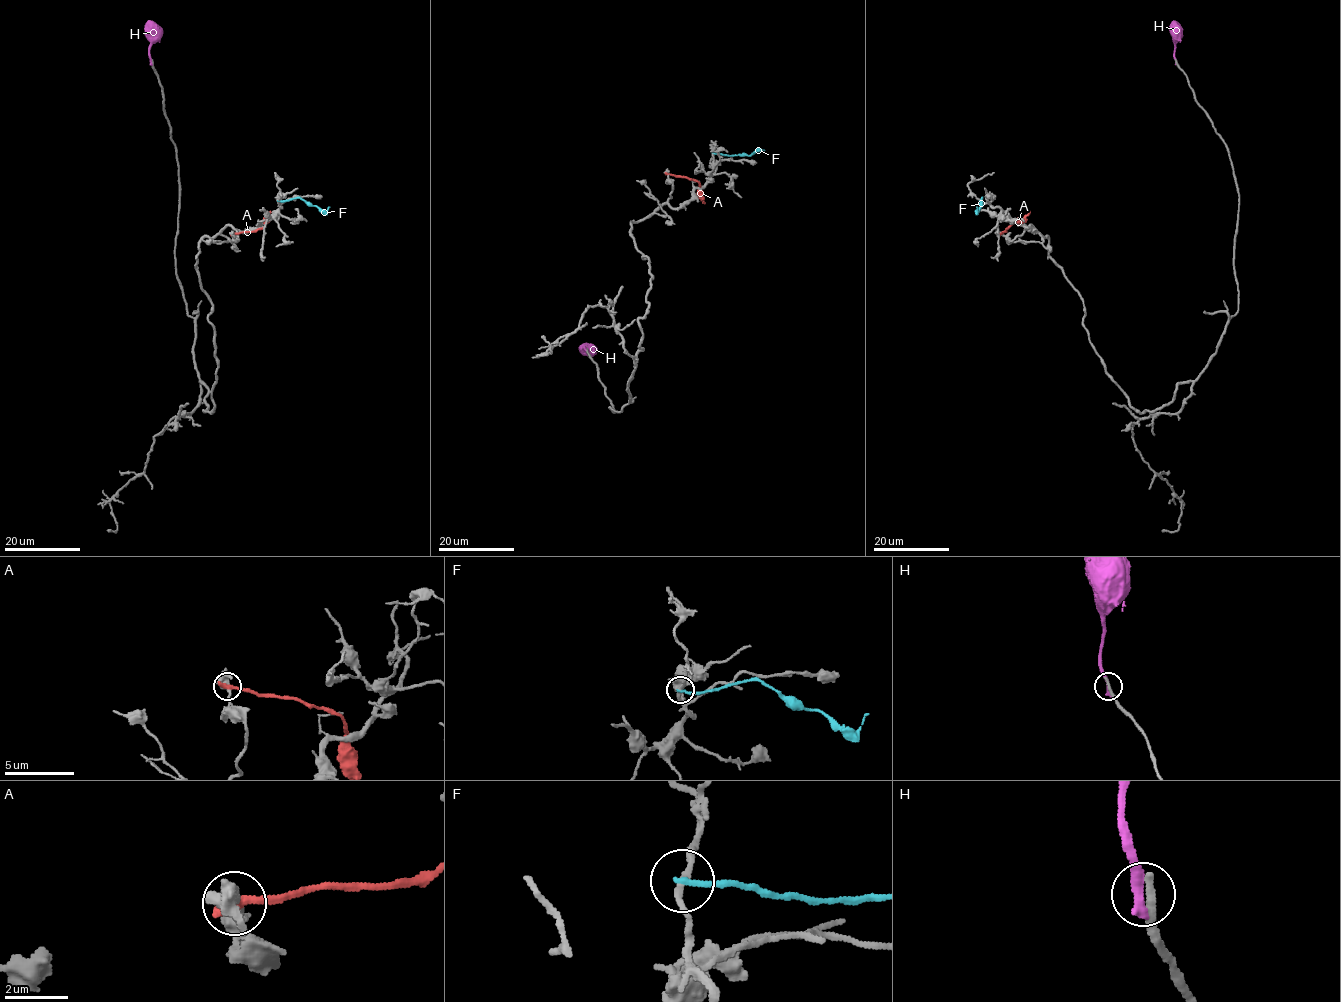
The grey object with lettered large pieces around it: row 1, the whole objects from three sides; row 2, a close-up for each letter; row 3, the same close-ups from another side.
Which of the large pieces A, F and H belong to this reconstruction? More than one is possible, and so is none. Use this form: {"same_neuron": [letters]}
{"same_neuron": []}

